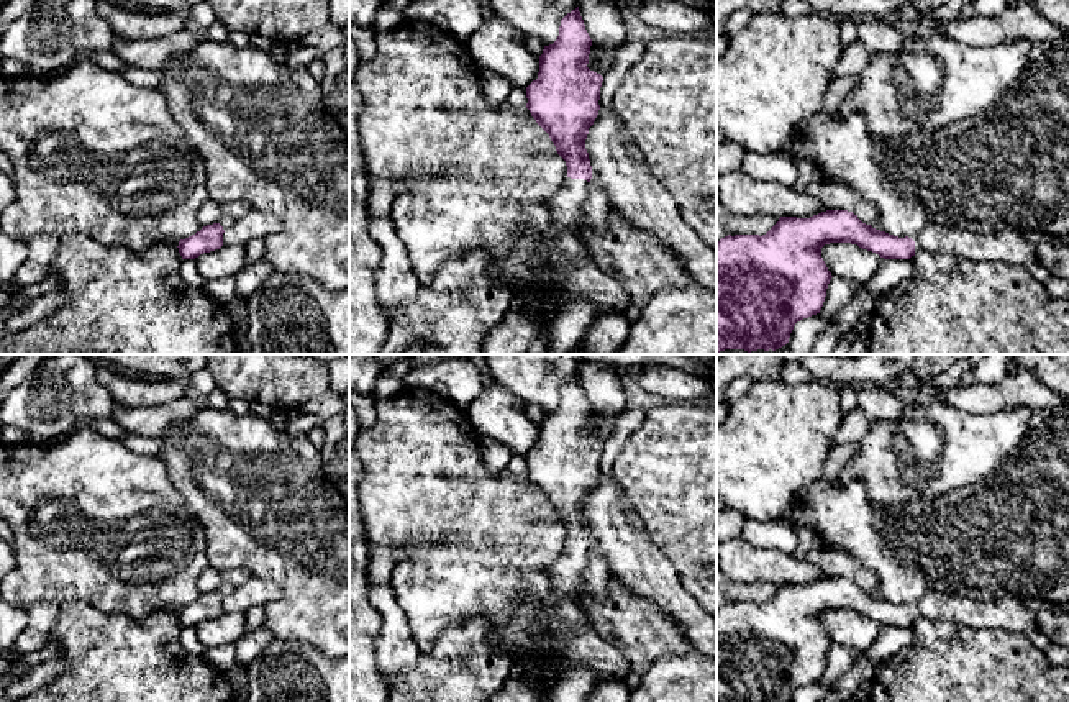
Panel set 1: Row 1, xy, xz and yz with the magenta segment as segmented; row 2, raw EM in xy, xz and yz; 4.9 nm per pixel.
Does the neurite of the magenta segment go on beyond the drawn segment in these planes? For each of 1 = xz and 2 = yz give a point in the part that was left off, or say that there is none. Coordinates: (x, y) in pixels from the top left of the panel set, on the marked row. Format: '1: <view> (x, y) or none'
1: xz (576, 204)
2: yz (1012, 246)

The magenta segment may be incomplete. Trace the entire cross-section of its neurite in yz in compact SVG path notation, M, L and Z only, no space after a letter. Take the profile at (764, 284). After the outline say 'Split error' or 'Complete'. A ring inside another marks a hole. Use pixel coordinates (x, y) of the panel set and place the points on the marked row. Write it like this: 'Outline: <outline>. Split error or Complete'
Outline: M826 210L810 218L780 217L762 236L728 235L716 241L716 354L725 349L776 351L789 343L797 321L820 313L833 277L821 258L825 244L851 243L884 259L944 253L1028 267L1038 262L1041 239L1018 230L976 233L936 223L926 223L918 233L898 238L862 223L848 210Z. Split error

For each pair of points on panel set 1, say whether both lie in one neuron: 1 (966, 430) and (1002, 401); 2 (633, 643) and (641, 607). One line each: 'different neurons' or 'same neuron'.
1: different neurons
2: same neuron

